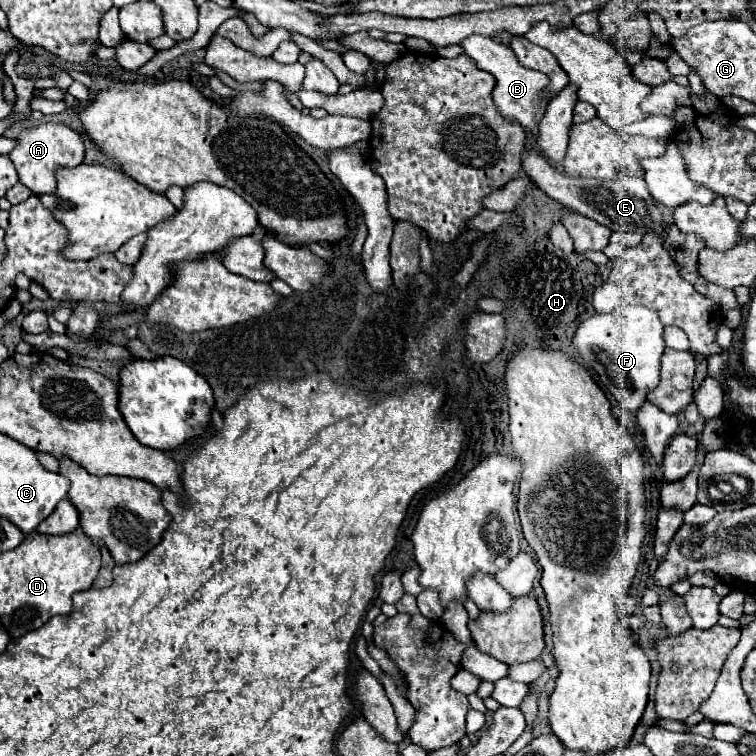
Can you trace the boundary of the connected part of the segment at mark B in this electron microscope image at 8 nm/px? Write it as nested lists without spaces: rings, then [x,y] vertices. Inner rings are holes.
[[[470,35],[464,41],[460,41],[460,47],[464,49],[464,53],[470,59],[474,59],[478,69],[488,71],[496,79],[492,99],[496,101],[496,107],[500,109],[500,113],[504,117],[508,117],[508,119],[518,121],[522,127],[528,127],[532,133],[536,133],[538,131],[538,121],[542,119],[542,115],[546,111],[546,103],[540,99],[540,91],[544,89],[544,85],[548,85],[548,77],[544,73],[540,73],[540,71],[522,67],[510,47],[494,43],[488,37]]]

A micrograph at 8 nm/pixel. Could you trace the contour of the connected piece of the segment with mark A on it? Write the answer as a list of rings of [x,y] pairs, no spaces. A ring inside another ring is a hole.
[[[40,123],[36,127],[22,129],[22,133],[16,137],[16,147],[10,151],[10,159],[18,171],[20,183],[24,183],[32,193],[54,193],[56,191],[56,177],[54,169],[64,167],[76,167],[84,159],[84,143],[80,133],[74,129],[62,125],[62,123]]]

